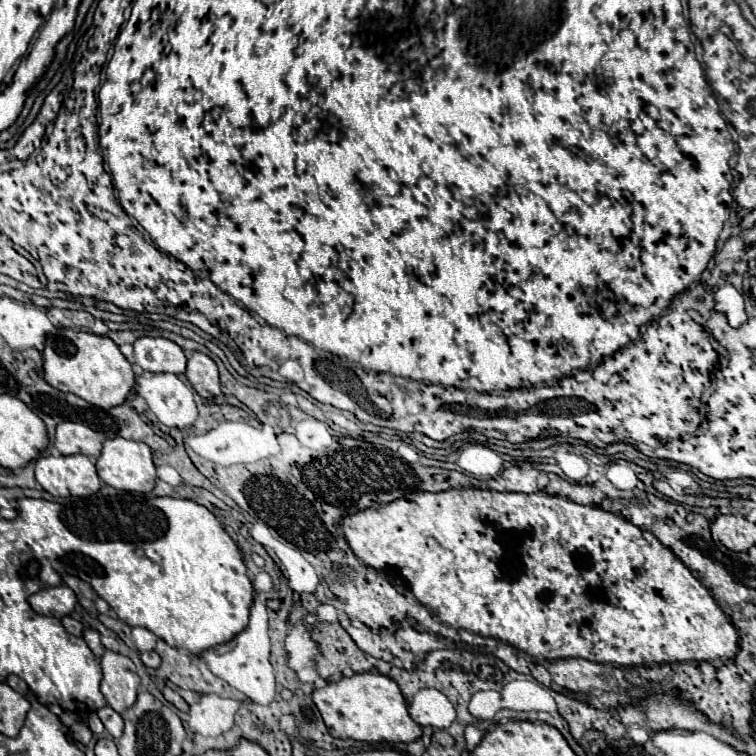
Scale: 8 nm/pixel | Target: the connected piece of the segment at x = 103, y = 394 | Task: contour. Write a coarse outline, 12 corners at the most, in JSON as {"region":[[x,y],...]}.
{"region":[[58,328],[48,384],[98,408],[134,392],[132,364],[108,336]]}

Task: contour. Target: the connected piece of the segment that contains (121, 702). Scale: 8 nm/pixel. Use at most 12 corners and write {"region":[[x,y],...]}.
{"region":[[106,650],[102,694],[122,714],[140,686],[130,658]]}

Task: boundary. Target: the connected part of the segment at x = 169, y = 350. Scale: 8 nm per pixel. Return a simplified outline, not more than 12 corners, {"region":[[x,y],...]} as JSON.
{"region":[[166,338],[134,342],[134,362],[148,372],[184,374],[184,350]]}

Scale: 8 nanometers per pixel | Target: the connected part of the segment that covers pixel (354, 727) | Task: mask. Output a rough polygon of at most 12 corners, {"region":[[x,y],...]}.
{"region":[[366,672],[314,690],[334,738],[414,742],[398,684]]}

